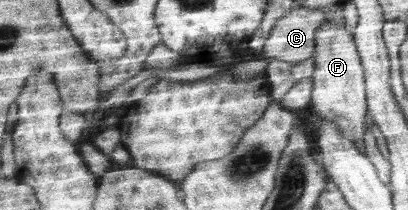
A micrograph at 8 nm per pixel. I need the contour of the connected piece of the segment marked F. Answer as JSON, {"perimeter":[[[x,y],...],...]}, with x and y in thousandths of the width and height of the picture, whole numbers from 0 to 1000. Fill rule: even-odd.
{"perimeter":[[[809,86],[779,162],[777,233],[777,333],[767,367],[775,424],[760,519],[784,543],[789,562],[819,581],[848,662],[895,667],[907,619],[904,448],[895,300],[887,286],[870,157],[848,133],[846,100],[833,105],[824,86]]]}

